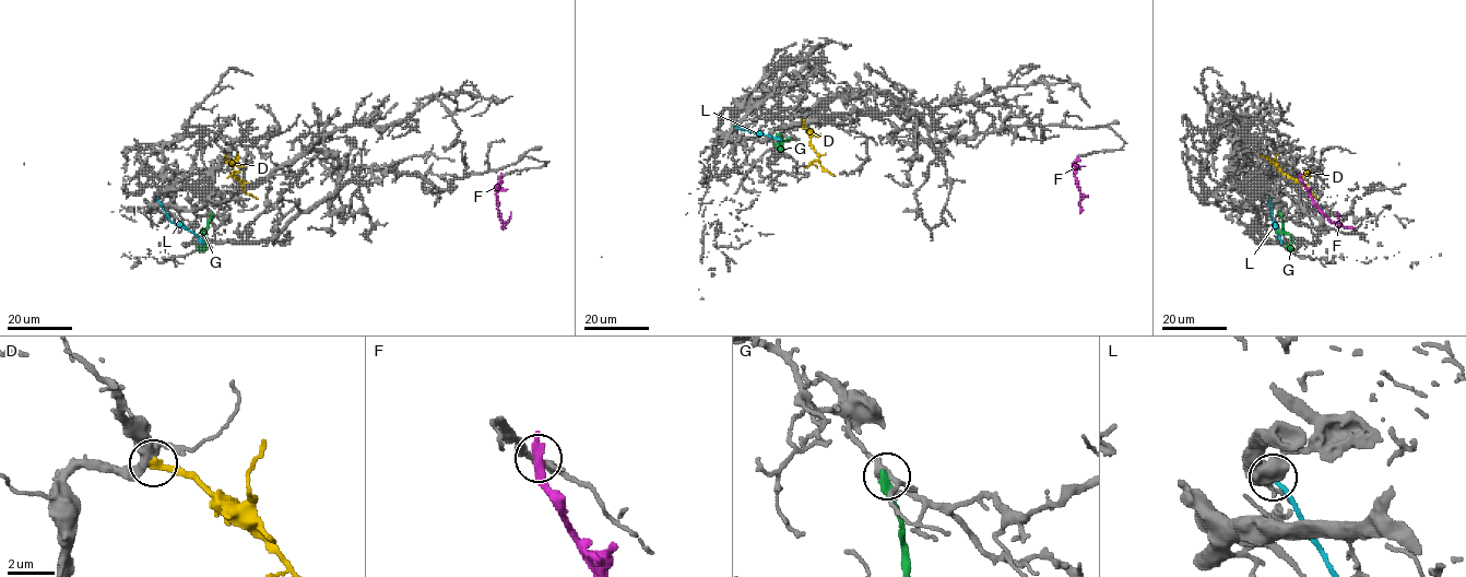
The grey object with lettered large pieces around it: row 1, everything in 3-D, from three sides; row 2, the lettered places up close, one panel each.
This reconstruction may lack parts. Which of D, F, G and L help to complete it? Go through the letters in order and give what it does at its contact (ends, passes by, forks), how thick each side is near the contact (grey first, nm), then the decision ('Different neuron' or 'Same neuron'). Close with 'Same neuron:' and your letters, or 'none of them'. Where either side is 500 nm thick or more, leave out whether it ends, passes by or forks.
D: It ends there. Thickness 360 nm (grey) against 320 nm. Same neuron
F: It ends there. Thickness 280 nm (grey) against 400 nm. Different neuron
G: It ends there. Thickness 240 nm (grey) against 280 nm. Different neuron
L: It ends there. Thickness 440 nm (grey) against 200 nm. Different neuron
Same neuron: D

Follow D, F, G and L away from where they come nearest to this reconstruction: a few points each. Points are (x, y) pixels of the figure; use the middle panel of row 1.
D: (803, 120), (823, 169), (835, 176)
F: (1077, 157), (1074, 166), (1080, 212)
G: (789, 138), (783, 140), (782, 150), (776, 143)
L: (734, 127), (781, 140)

